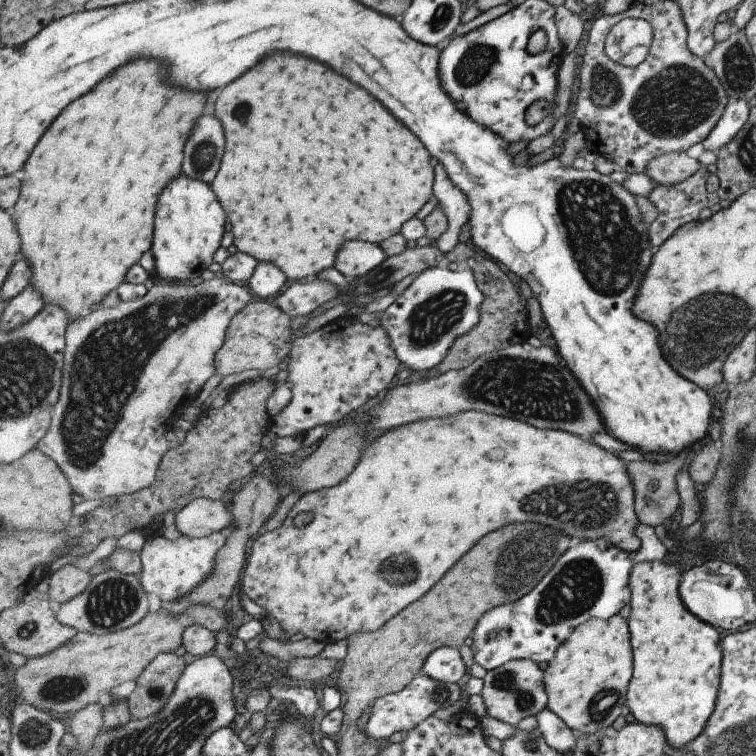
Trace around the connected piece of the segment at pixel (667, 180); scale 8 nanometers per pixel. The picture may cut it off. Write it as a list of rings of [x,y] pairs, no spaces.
[[[669,152],[667,155],[657,156],[647,168],[647,174],[658,184],[671,186],[683,182],[691,174],[697,172],[700,164],[685,152]]]

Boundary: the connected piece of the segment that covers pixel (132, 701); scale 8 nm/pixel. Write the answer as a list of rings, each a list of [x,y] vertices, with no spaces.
[[[160,653],[136,680],[136,687],[128,700],[130,720],[157,716],[175,694],[177,683],[190,660],[188,655]]]

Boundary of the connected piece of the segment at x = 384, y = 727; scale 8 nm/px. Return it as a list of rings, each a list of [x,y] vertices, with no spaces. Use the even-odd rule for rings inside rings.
[[[422,673],[405,690],[374,700],[373,710],[371,710],[371,716],[367,722],[367,734],[375,740],[387,740],[395,732],[411,732],[413,728],[417,728],[419,724],[429,720],[433,716],[433,712],[437,712],[439,708],[455,711],[459,704],[461,687],[460,683],[439,682]]]

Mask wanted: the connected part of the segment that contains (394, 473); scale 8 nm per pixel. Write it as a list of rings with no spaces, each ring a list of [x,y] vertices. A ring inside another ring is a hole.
[[[461,412],[449,418],[433,418],[433,420],[421,420],[415,424],[389,429],[373,436],[371,442],[363,454],[359,464],[351,473],[351,476],[339,484],[320,491],[302,495],[288,511],[284,523],[274,531],[261,532],[259,538],[253,543],[250,557],[247,560],[244,574],[241,578],[241,590],[248,598],[265,610],[264,618],[277,620],[281,630],[291,638],[299,633],[304,637],[312,638],[331,644],[339,640],[349,640],[351,636],[361,633],[372,633],[381,630],[393,616],[397,616],[405,606],[419,600],[423,594],[427,594],[445,574],[451,570],[453,564],[457,564],[469,548],[473,548],[483,536],[489,532],[495,532],[499,528],[505,528],[515,522],[541,522],[545,526],[559,528],[559,532],[565,532],[567,536],[581,540],[613,540],[613,544],[619,544],[627,552],[635,553],[640,549],[641,537],[637,536],[637,526],[640,524],[639,516],[635,512],[635,488],[633,480],[629,476],[625,461],[615,456],[613,452],[601,448],[591,440],[582,436],[571,434],[569,431],[540,429],[528,422],[513,420],[513,418],[501,418],[499,415],[487,414],[486,412]],[[303,512],[313,512],[312,520],[303,528],[295,524],[295,518]]]

